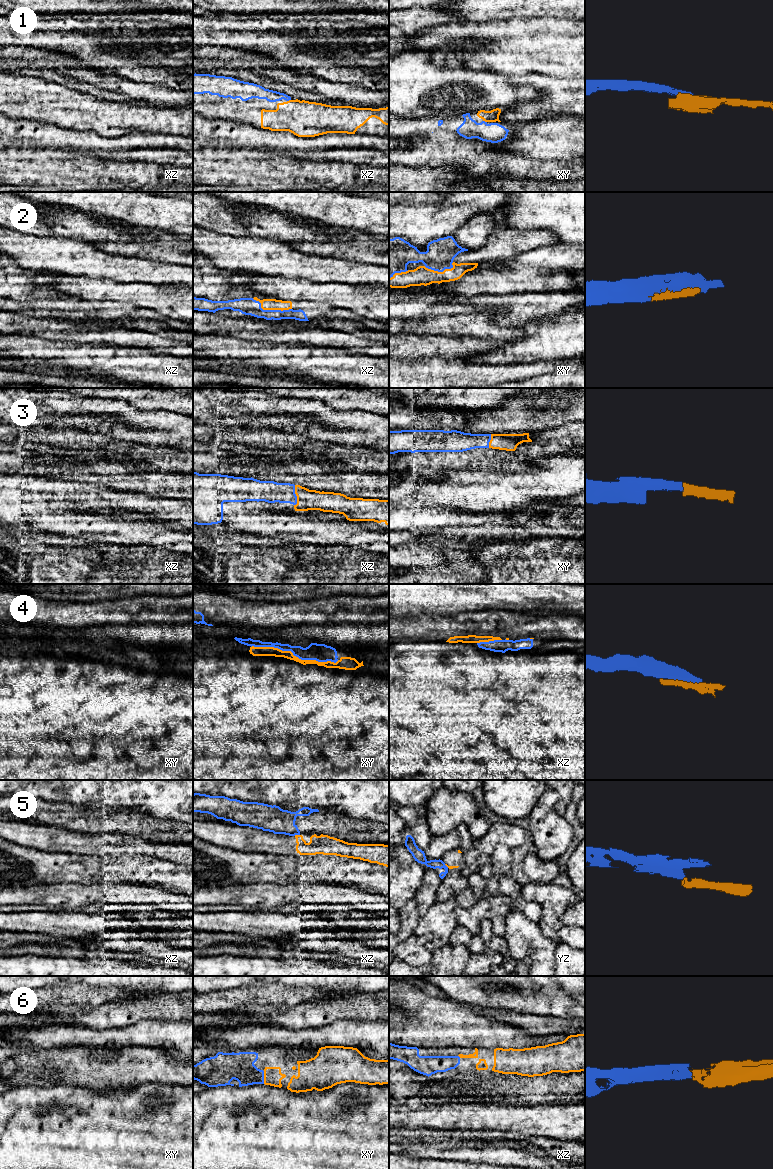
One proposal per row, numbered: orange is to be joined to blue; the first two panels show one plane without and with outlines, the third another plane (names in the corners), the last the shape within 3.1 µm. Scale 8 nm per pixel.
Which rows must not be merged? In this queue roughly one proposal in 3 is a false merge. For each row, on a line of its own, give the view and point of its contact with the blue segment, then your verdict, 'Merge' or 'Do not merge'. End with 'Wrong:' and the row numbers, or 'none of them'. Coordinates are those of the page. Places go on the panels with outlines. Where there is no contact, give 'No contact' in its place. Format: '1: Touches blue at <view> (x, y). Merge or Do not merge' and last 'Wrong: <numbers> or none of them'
1: Touches blue at xz (288, 100). Merge
2: Touches blue at xz (270, 310). Merge
3: Touches blue at xz (295, 495). Merge
4: Touches blue at xy (295, 655). Merge
5: Touches blue at xz (296, 834). Do not merge
6: Touches blue at xy (263, 1077). Merge
Wrong: 5

